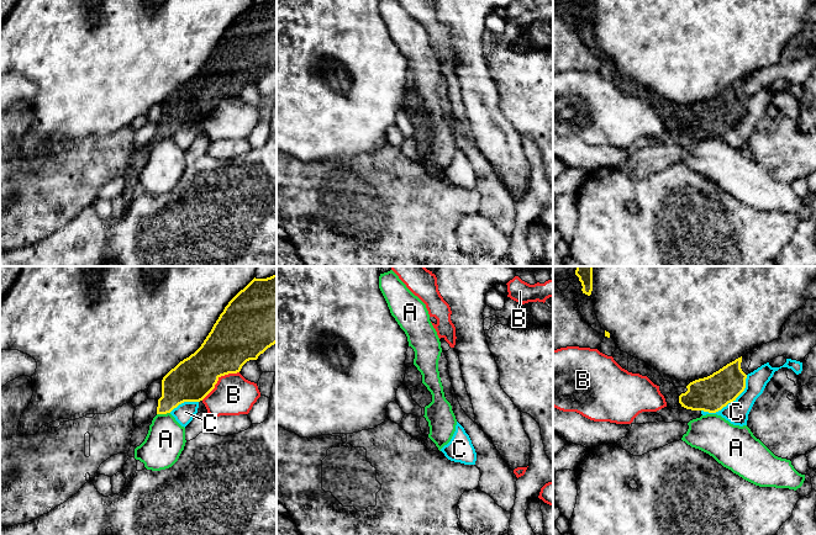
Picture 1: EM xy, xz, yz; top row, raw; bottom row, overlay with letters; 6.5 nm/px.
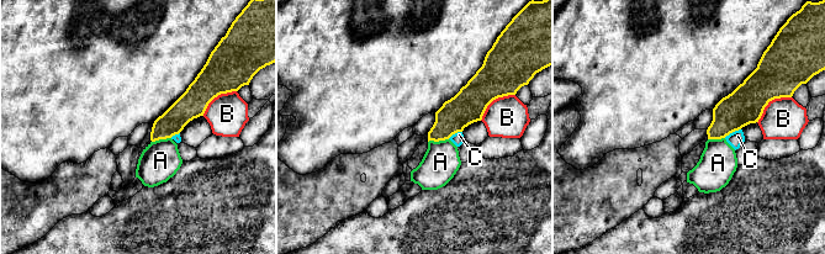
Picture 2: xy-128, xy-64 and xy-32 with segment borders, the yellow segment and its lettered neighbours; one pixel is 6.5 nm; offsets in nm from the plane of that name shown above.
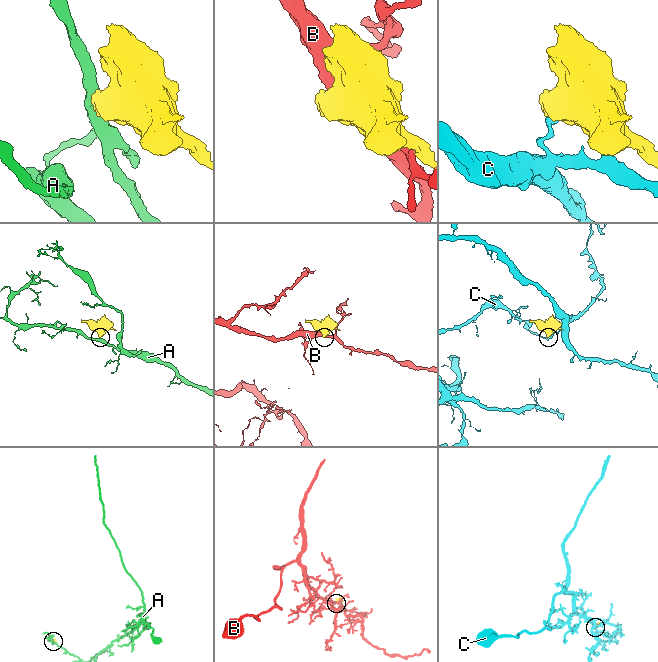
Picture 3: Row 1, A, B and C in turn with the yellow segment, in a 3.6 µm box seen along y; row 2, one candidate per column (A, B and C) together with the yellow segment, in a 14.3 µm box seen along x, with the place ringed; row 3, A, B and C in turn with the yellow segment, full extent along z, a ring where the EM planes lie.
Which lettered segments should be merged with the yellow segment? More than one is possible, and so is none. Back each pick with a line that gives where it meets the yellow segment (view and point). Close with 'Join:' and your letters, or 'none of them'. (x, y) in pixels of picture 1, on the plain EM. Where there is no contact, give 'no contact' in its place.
Join: none of them

